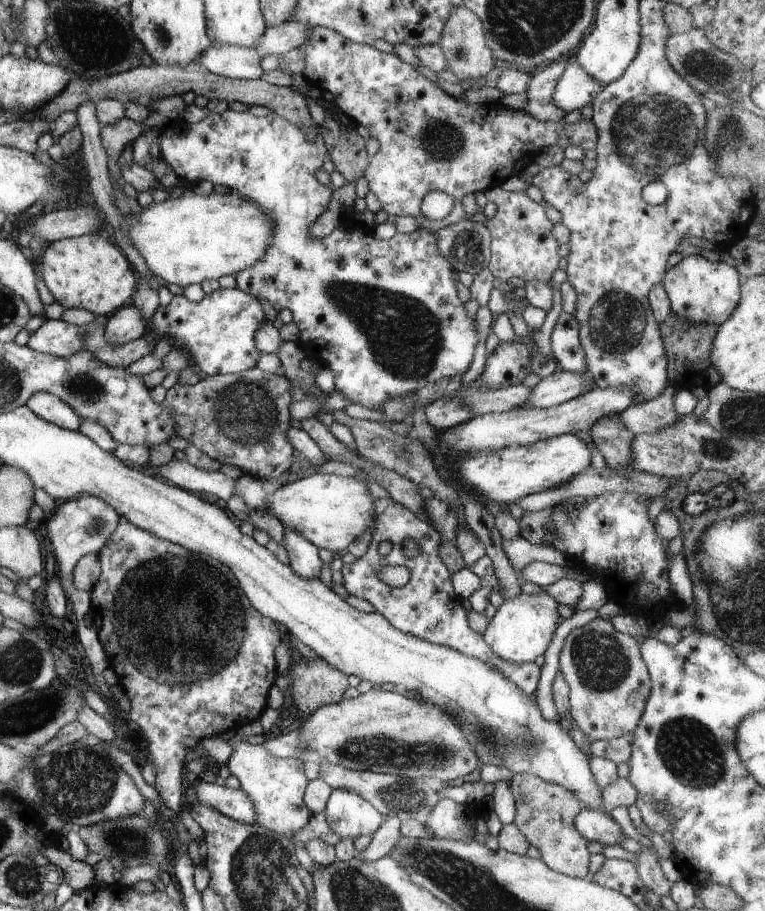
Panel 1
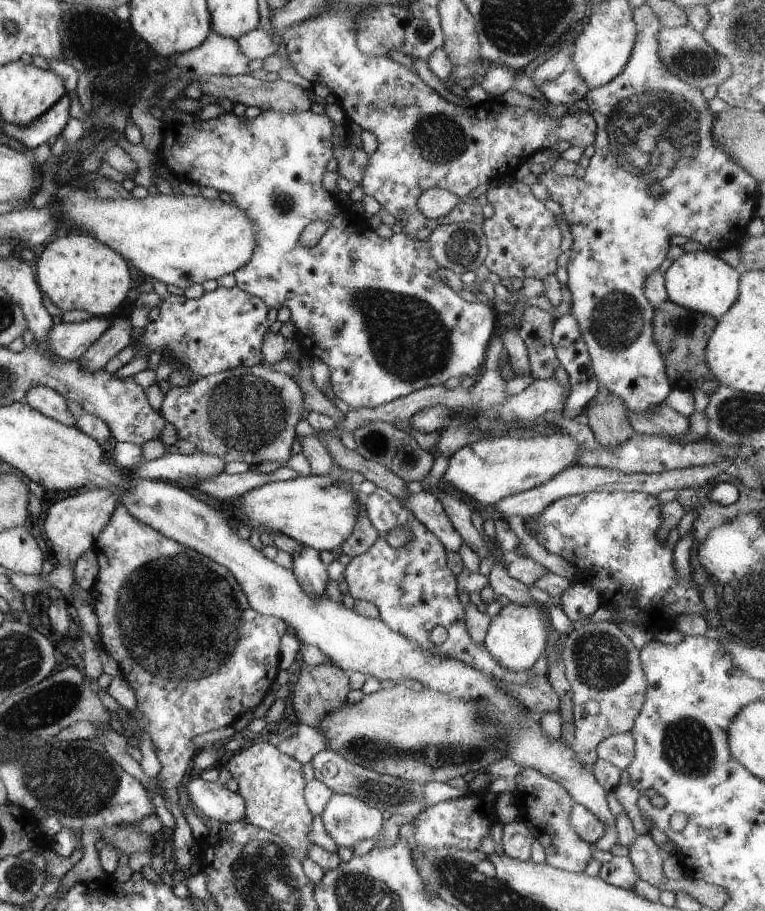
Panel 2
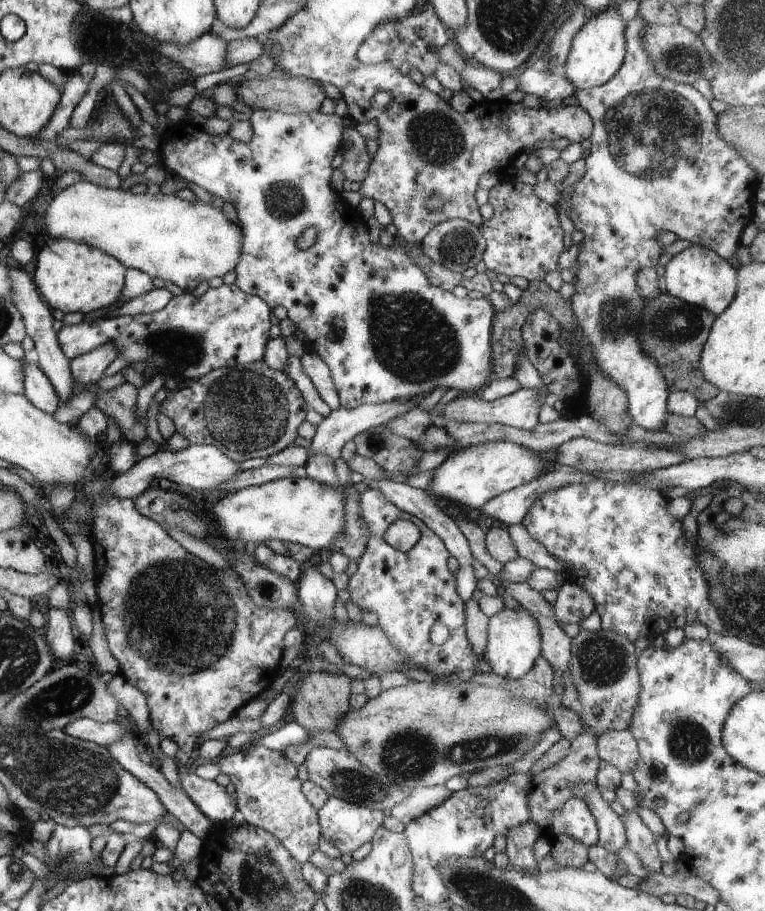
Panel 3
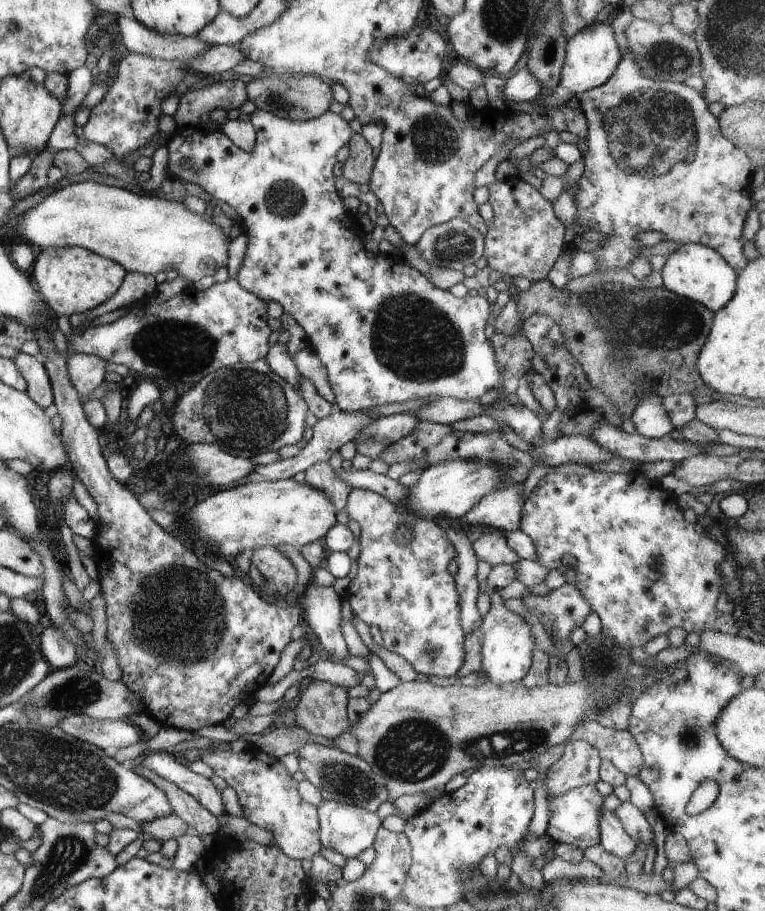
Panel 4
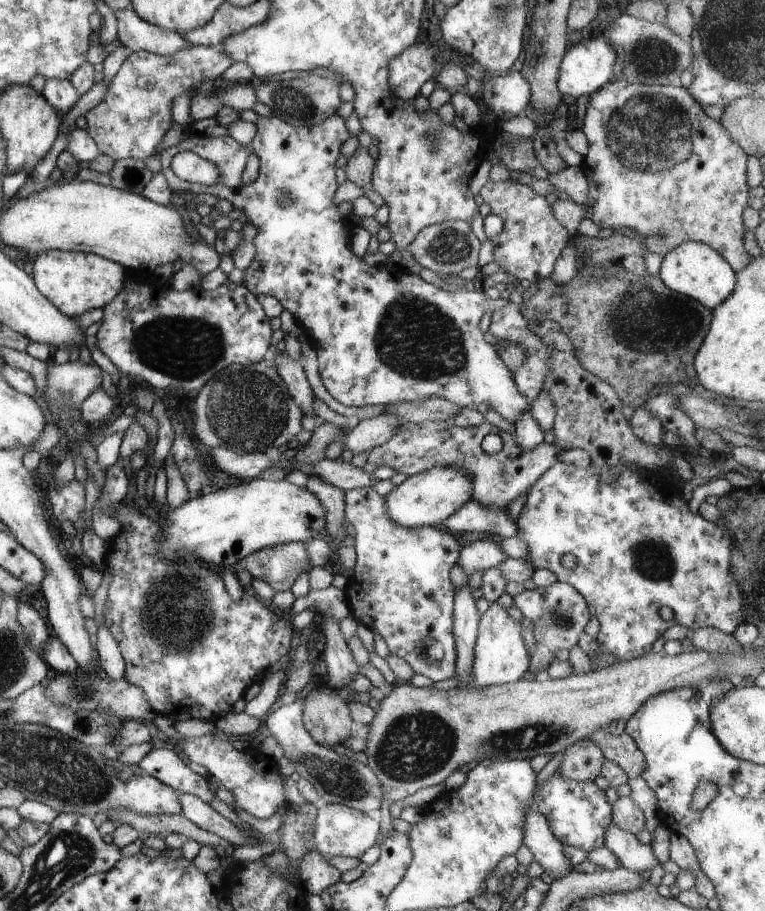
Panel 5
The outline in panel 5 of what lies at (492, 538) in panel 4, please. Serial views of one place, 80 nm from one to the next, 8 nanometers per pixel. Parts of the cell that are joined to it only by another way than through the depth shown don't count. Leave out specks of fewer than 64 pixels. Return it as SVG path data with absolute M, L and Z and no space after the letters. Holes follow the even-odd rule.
M482 538L482 540L476 540L476 542L462 548L456 564L470 578L477 572L485 572L498 566L498 564L502 564L507 559L508 556L502 550L500 543L490 540L490 538Z

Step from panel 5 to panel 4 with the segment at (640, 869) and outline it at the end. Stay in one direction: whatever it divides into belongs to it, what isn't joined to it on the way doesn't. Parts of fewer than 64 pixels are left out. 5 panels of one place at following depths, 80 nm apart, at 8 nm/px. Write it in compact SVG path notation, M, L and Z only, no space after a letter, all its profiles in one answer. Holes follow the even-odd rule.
M605 807L602 810L602 818L600 818L600 839L601 846L606 852L618 856L624 862L634 854L639 846L636 840L626 833L620 820L616 818L616 814Z

